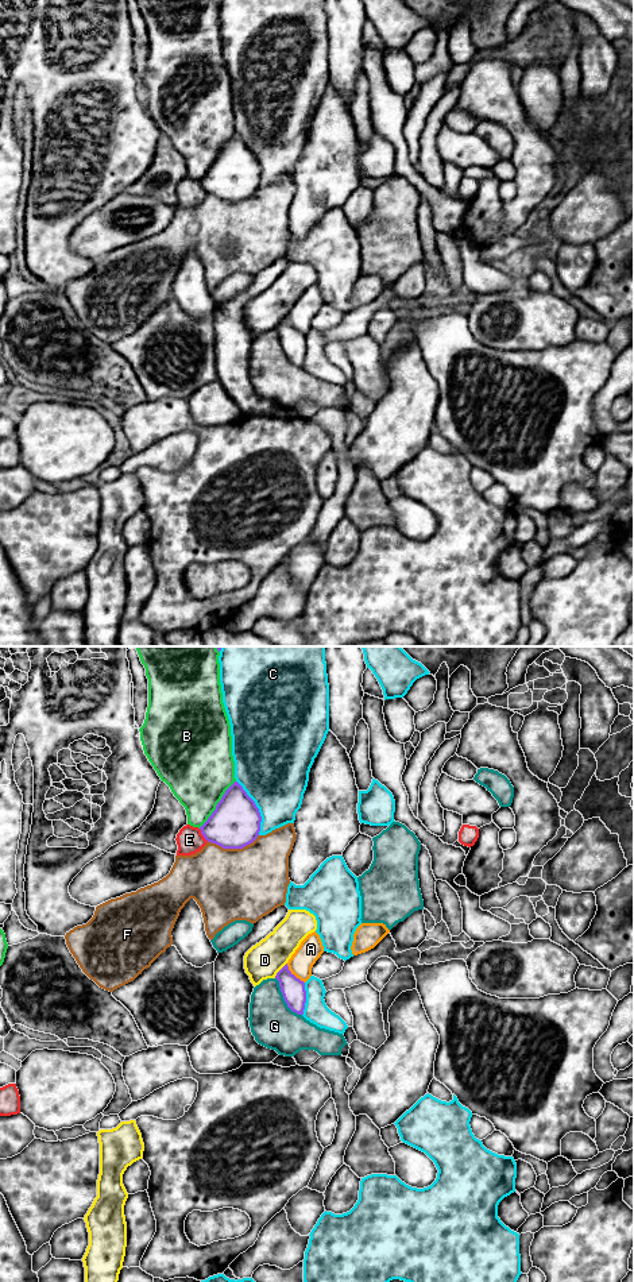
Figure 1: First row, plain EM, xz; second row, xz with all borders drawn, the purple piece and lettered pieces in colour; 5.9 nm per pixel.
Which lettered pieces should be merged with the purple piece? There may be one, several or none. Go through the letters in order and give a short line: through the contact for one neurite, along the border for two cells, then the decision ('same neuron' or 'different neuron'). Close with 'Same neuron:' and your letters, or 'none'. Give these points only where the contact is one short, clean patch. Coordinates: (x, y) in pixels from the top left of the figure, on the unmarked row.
A: xz (286, 316), (304, 335) | different neuron
B: different neuron
C: different neuron
D: different neuron
E: different neuron
F: different neuron
G: different neuron
Same neuron: none

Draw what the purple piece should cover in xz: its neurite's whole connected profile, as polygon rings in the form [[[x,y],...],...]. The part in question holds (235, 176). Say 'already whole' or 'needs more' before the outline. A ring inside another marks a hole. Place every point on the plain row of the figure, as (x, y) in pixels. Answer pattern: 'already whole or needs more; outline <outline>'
already whole; outline [[[235,134],[200,182],[208,194],[223,201],[243,201],[258,190],[260,174],[255,154]]]

